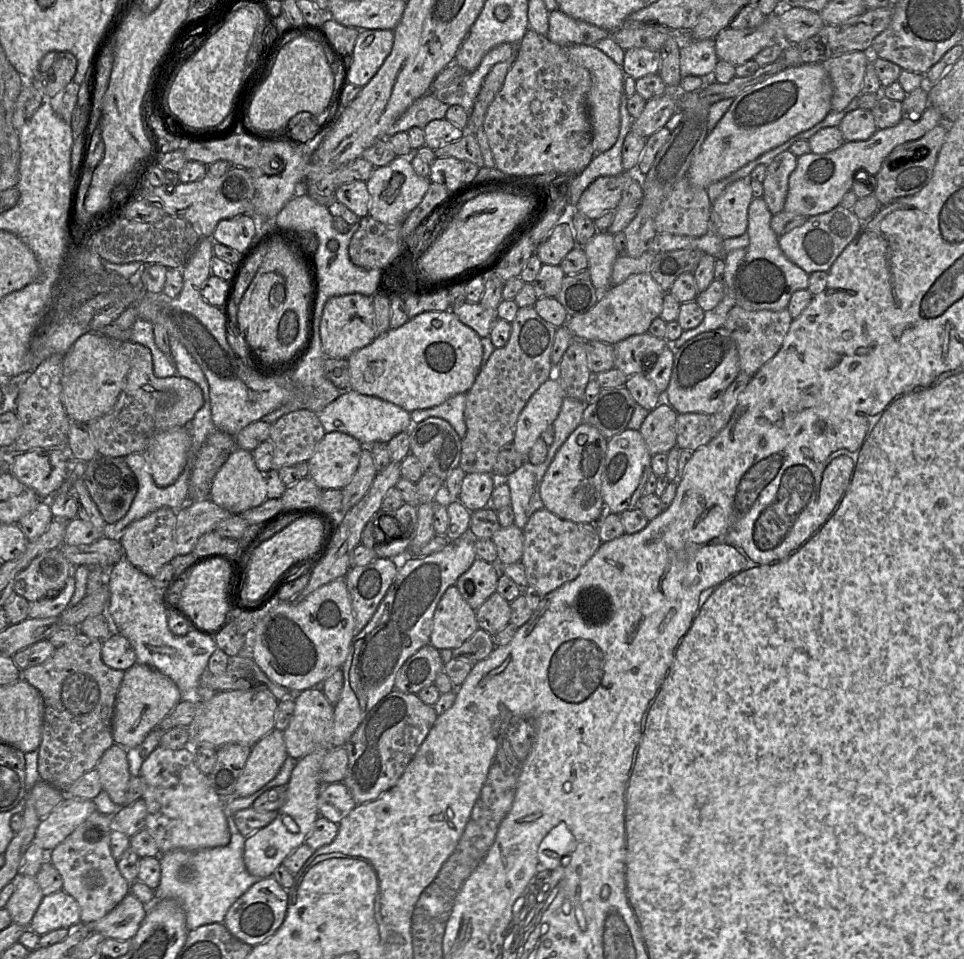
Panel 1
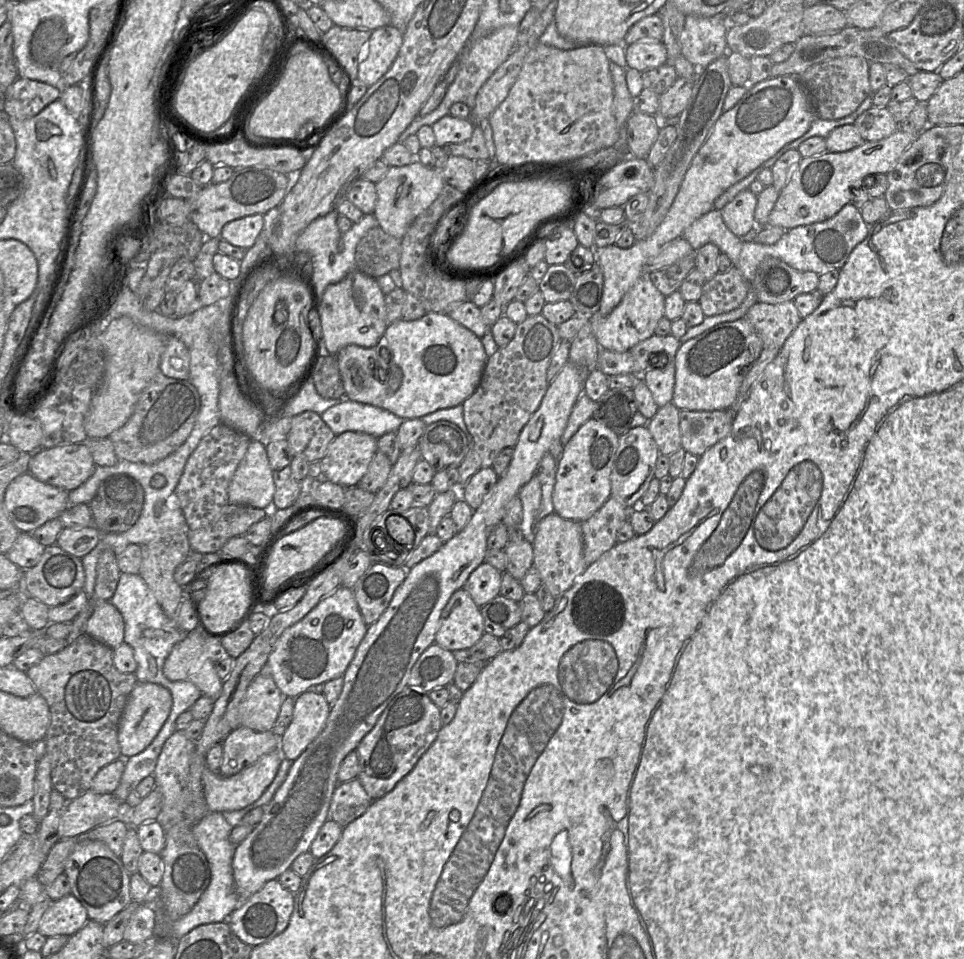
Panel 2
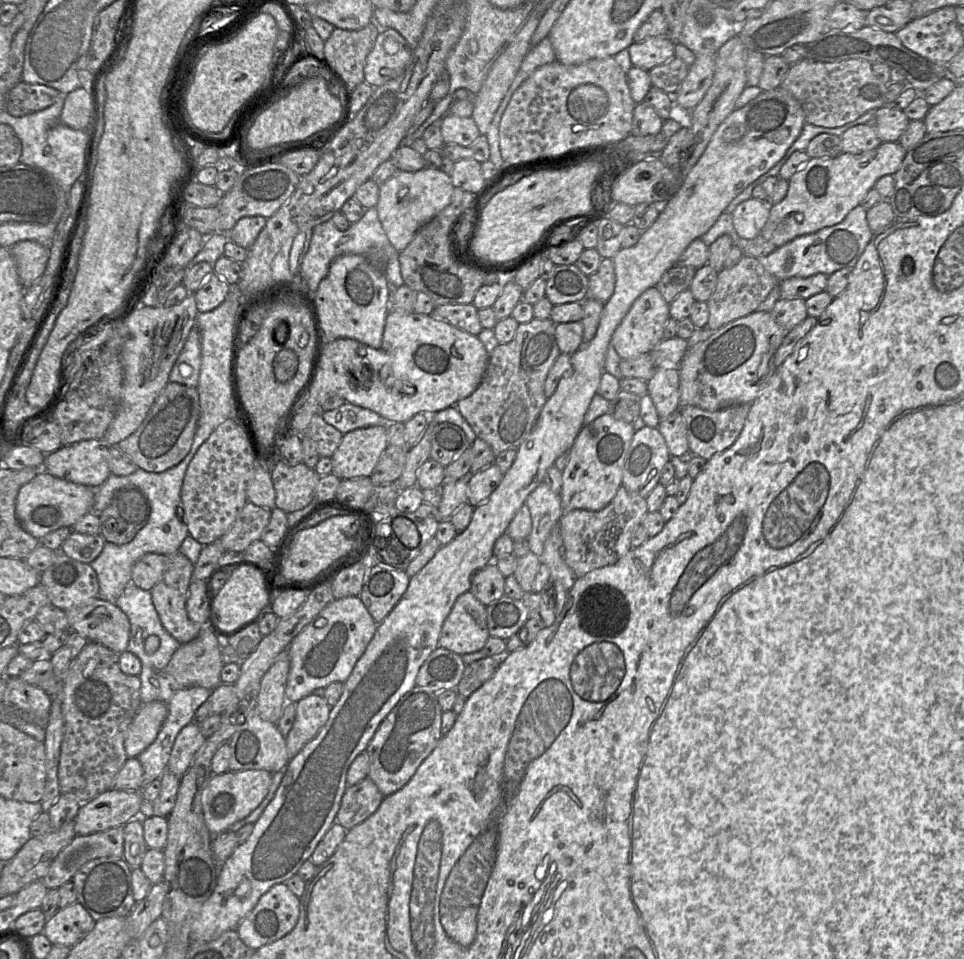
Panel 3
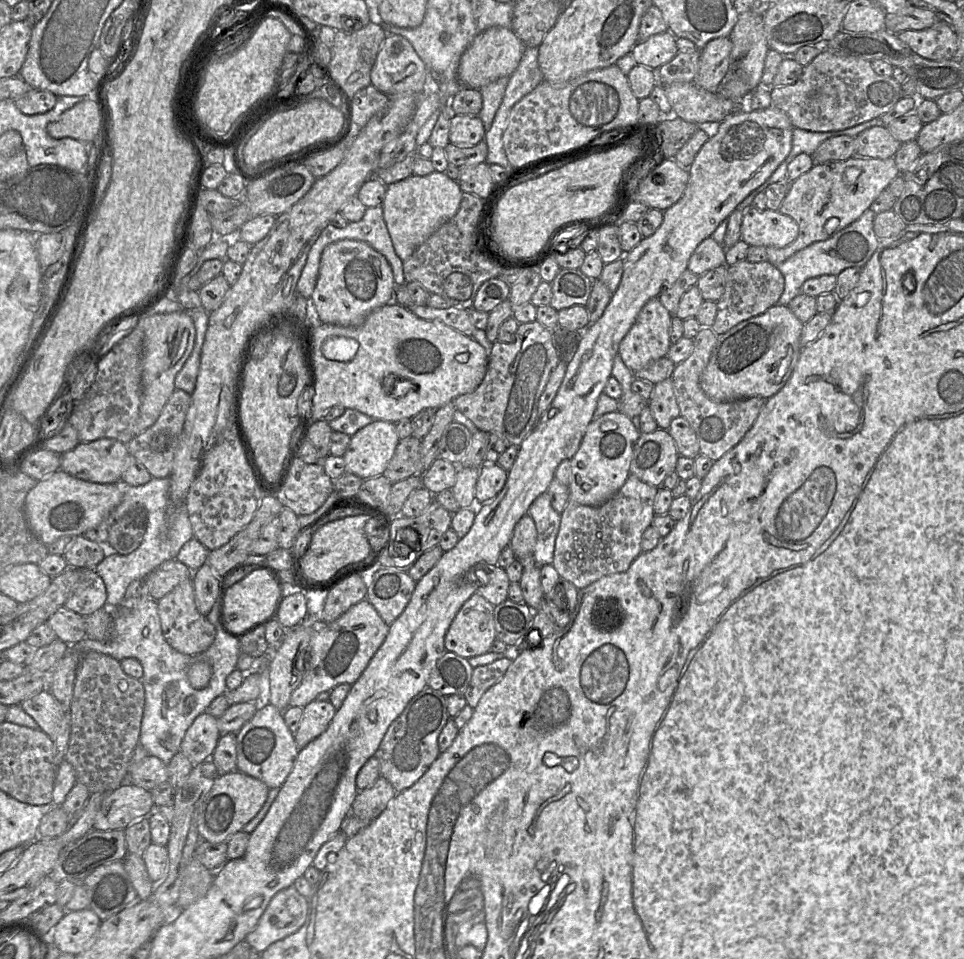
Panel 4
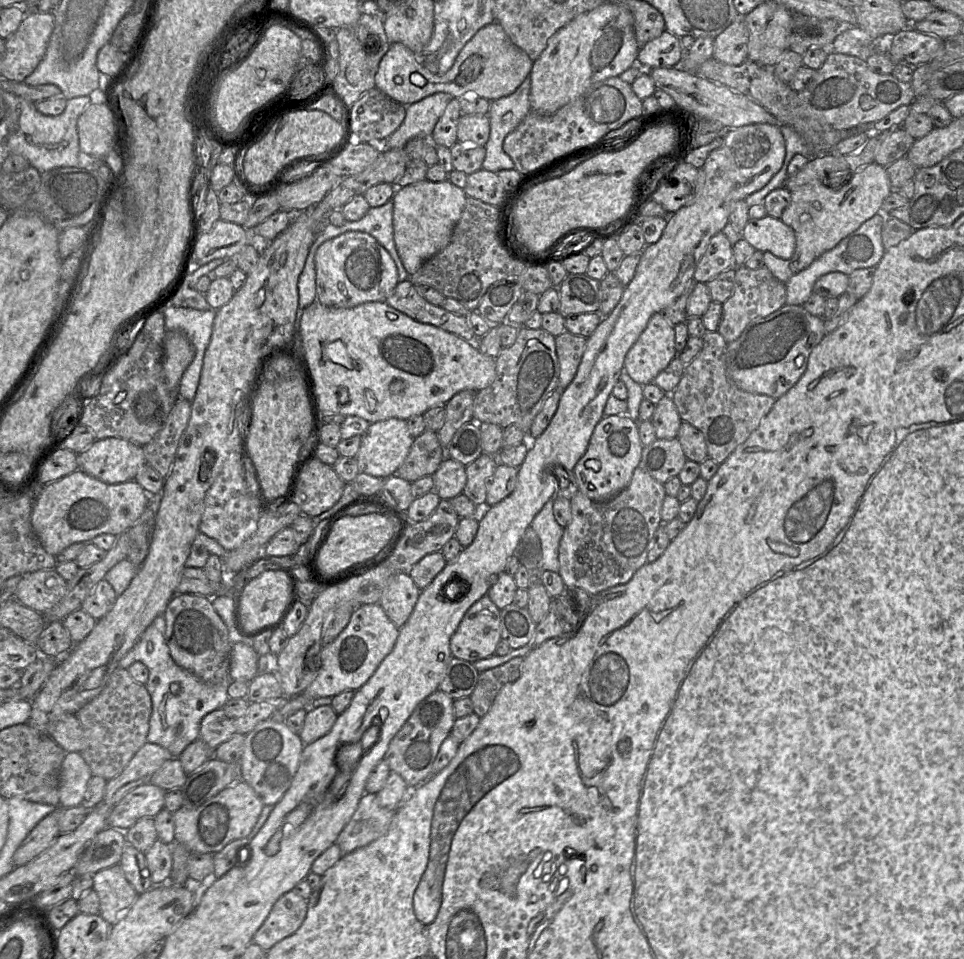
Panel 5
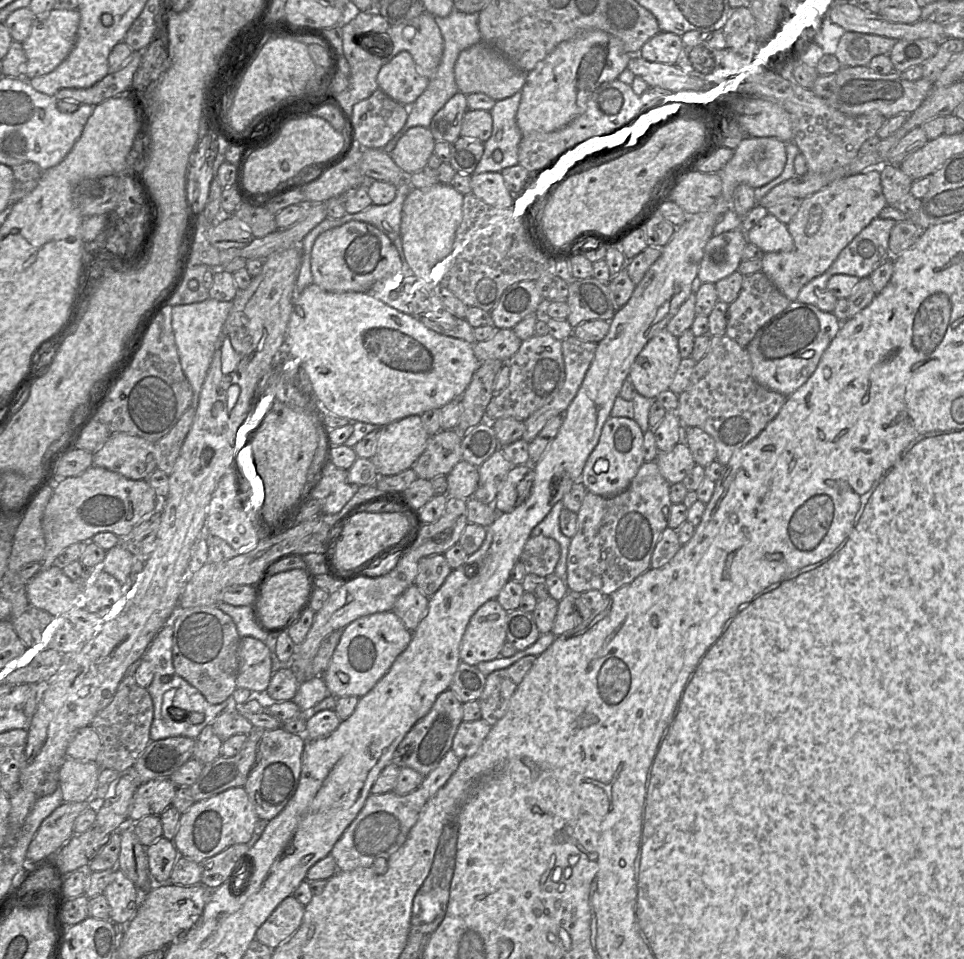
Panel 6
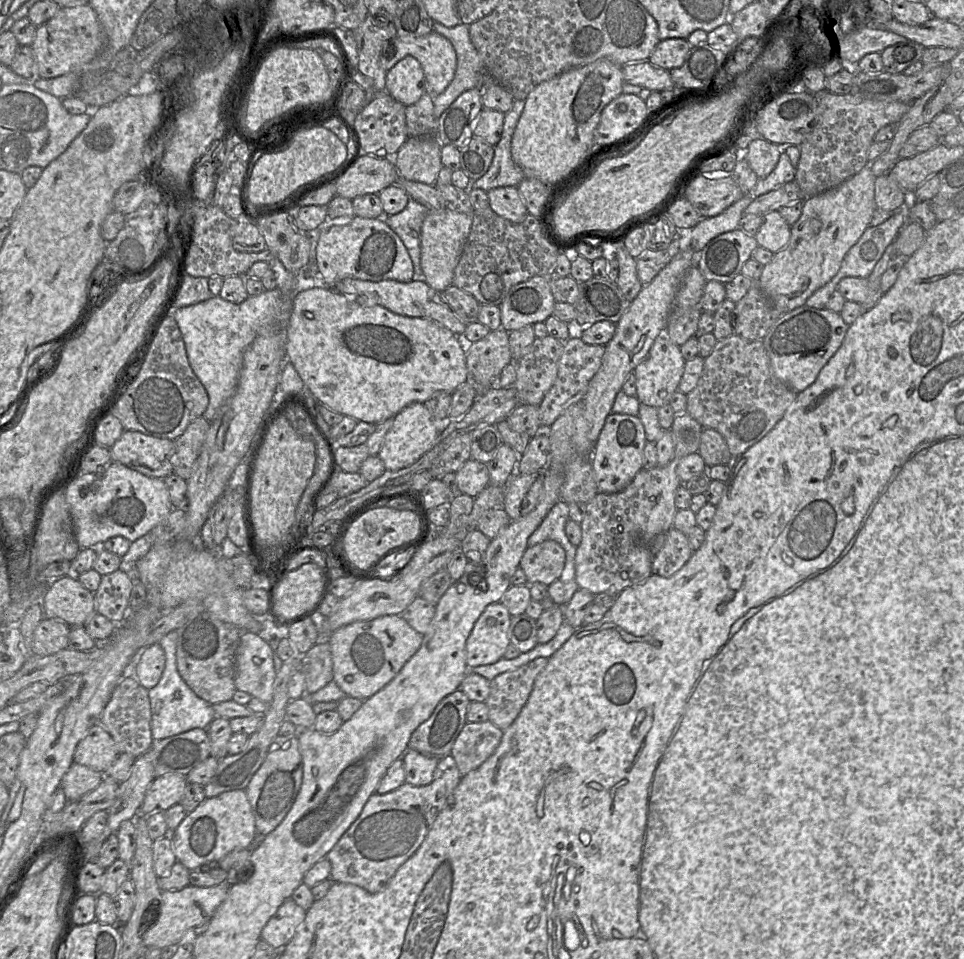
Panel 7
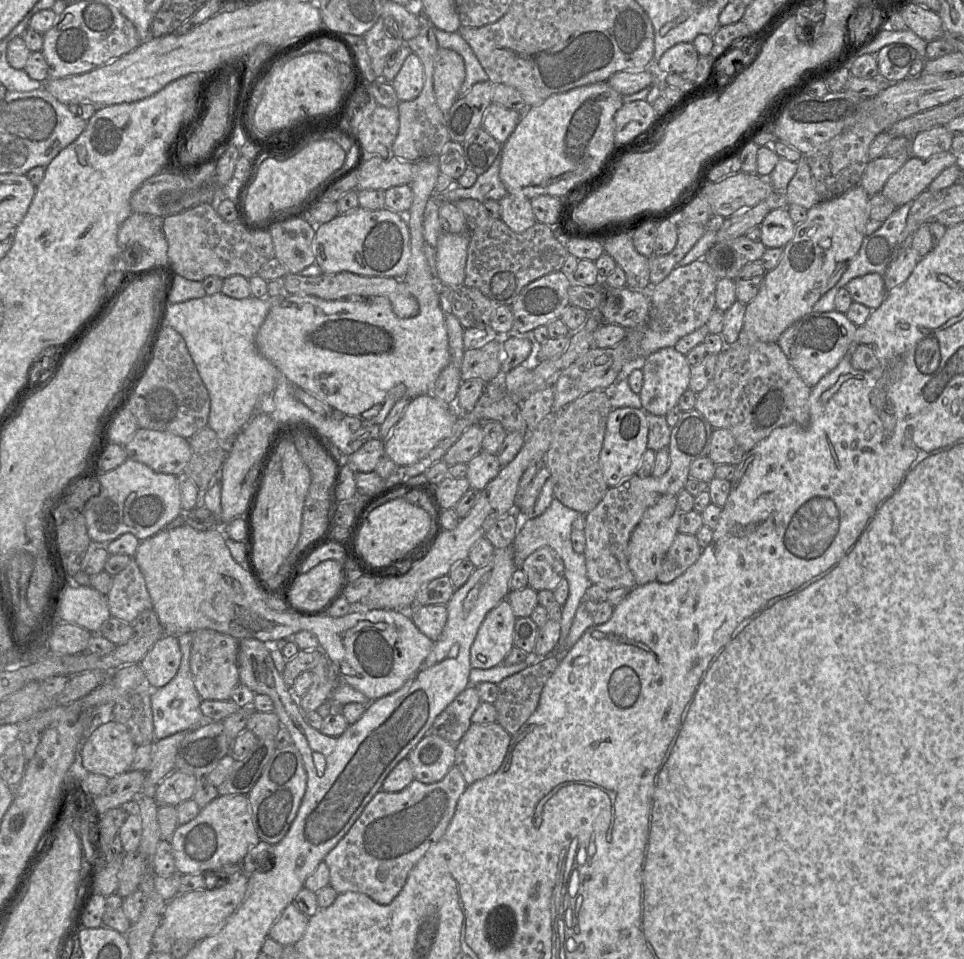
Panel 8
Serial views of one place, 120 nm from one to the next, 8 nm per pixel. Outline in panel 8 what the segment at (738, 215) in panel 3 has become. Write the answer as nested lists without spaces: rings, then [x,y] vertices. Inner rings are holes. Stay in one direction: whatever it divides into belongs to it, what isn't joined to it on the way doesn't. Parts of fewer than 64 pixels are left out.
[[[787,208],[772,210],[760,224],[760,242],[766,248],[784,248],[793,238],[795,226]]]

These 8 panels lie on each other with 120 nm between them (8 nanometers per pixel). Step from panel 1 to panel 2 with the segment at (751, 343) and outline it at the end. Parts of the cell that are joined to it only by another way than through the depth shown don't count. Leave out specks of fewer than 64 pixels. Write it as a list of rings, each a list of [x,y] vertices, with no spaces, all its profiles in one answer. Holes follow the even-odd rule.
[[[793,301],[779,304],[757,302],[744,318],[761,338],[764,349],[780,349],[802,320]]]

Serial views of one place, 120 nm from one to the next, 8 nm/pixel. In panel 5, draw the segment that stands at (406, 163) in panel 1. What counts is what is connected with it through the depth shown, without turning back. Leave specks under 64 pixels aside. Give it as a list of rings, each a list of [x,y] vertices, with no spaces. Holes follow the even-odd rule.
[[[423,180],[397,188],[393,200],[394,240],[402,263],[409,275],[449,243],[454,228],[461,218],[467,196],[464,189],[450,180],[432,182]]]

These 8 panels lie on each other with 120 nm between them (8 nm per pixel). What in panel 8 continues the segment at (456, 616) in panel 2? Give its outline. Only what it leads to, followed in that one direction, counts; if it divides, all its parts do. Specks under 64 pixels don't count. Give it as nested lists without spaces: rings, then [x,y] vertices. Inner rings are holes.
[[[507,599],[487,613],[470,649],[472,668],[486,670],[503,663],[513,647],[516,619]]]

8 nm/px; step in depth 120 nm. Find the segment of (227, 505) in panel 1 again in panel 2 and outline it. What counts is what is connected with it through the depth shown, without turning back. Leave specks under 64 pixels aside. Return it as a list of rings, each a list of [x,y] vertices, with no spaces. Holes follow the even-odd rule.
[[[251,440],[229,484],[229,504],[269,507],[275,493],[272,475],[265,446],[259,440]]]

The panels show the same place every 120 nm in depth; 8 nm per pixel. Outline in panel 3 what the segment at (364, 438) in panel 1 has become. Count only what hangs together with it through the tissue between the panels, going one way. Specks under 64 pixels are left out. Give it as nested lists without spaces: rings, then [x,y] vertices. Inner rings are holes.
[[[345,402],[337,409],[324,411],[322,418],[343,435],[358,428],[376,425],[386,427],[386,423],[389,423],[379,414],[348,402]]]

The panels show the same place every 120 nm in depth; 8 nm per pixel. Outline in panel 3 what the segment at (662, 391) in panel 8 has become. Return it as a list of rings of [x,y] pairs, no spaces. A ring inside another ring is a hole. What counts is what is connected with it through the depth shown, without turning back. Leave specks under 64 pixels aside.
[[[650,287],[634,301],[628,313],[615,329],[610,344],[621,359],[632,359],[649,353],[664,339],[664,329],[669,318],[669,303],[665,301],[656,287]]]

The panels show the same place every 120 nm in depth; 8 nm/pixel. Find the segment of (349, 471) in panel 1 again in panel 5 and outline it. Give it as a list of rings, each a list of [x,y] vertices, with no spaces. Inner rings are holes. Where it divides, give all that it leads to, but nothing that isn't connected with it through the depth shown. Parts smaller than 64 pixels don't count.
[[[389,418],[370,424],[355,456],[360,473],[379,478],[396,474],[413,441],[404,419]]]

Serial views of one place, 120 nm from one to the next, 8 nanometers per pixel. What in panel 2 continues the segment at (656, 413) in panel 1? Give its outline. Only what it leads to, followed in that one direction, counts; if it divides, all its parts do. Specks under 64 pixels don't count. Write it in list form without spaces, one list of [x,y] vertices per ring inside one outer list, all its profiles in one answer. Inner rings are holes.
[[[672,403],[658,408],[656,414],[645,425],[651,433],[660,454],[669,456],[681,445],[680,410]]]

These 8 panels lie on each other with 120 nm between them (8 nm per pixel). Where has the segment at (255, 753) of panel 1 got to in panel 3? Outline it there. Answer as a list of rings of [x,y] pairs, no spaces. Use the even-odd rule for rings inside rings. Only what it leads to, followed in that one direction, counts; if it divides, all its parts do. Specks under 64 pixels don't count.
[[[266,770],[227,771],[213,775],[202,800],[207,829],[212,835],[228,831],[229,827],[247,817],[263,801],[272,781],[272,773]]]

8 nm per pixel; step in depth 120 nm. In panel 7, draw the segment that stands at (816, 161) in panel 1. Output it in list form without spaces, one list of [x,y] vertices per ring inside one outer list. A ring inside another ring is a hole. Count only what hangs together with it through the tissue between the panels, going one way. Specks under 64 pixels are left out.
[[[870,163],[835,188],[804,200],[801,216],[791,226],[790,240],[764,266],[757,283],[782,313],[805,305],[807,299],[829,282],[840,269],[848,250],[858,241],[874,210],[876,176]]]

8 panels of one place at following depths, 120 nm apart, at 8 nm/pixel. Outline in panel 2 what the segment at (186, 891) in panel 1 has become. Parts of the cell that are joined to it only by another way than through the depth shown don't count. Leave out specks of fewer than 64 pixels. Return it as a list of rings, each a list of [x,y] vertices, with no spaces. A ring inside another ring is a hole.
[[[221,812],[208,813],[193,827],[193,834],[198,846],[205,854],[210,865],[210,884],[192,910],[173,923],[169,922],[166,918],[165,910],[160,900],[156,900],[154,905],[152,905],[156,914],[154,937],[173,937],[175,940],[181,939],[200,925],[227,921],[231,912],[242,903],[233,876],[232,861],[237,845],[230,842],[232,830],[233,827],[228,823],[224,814]]]

